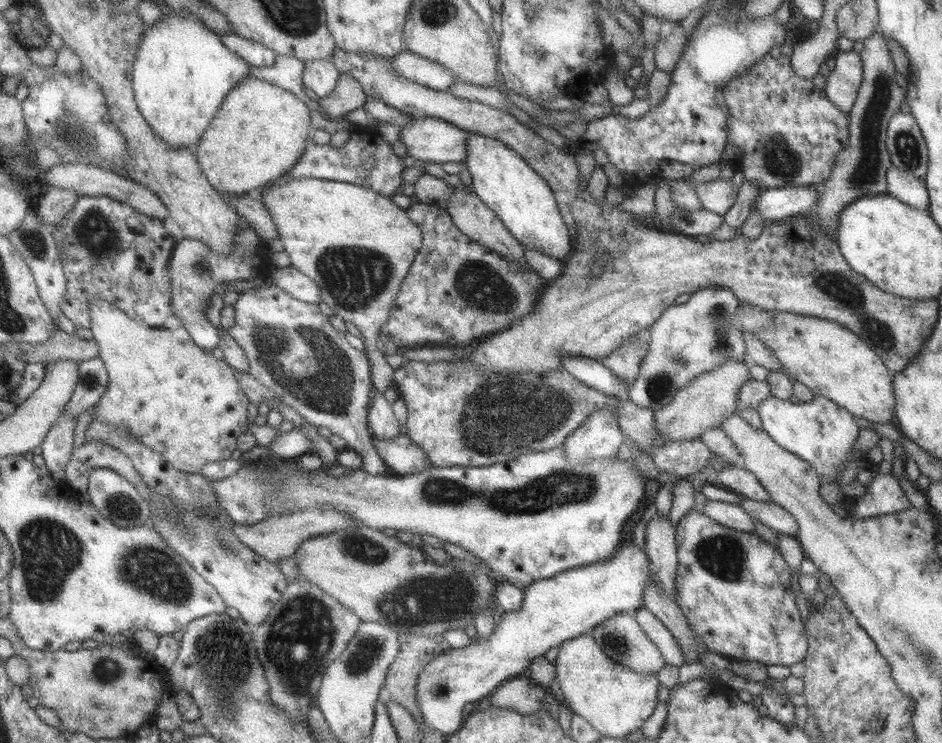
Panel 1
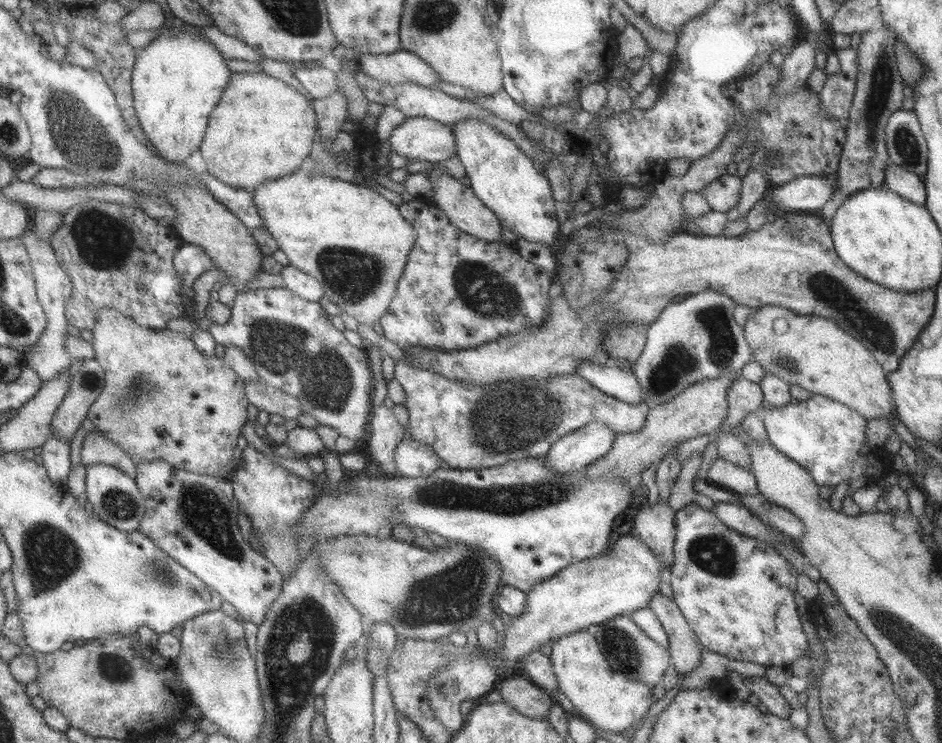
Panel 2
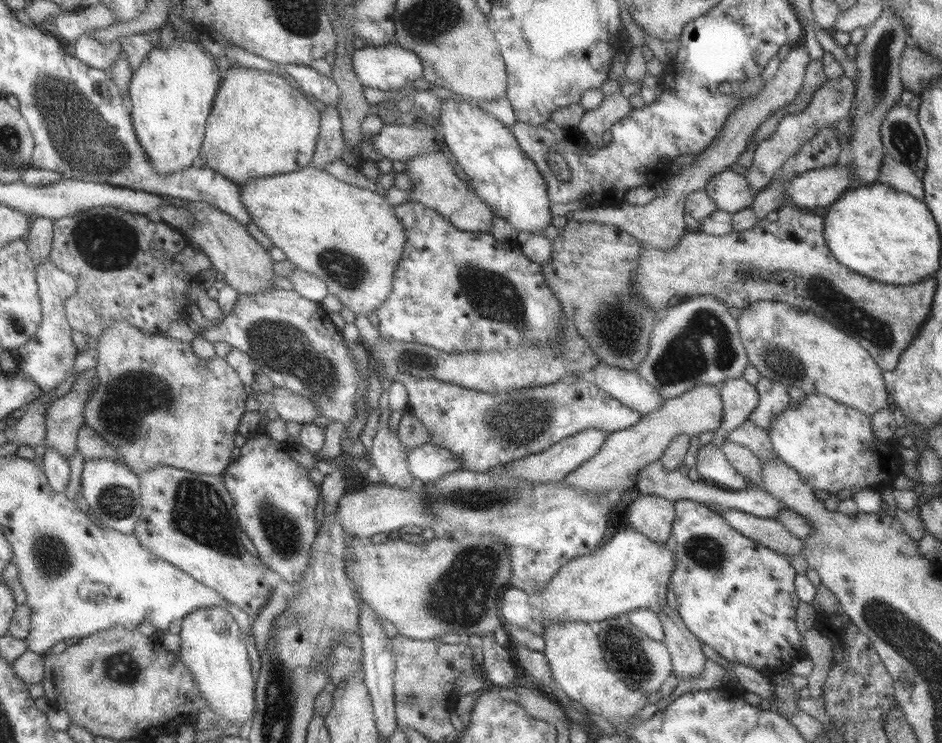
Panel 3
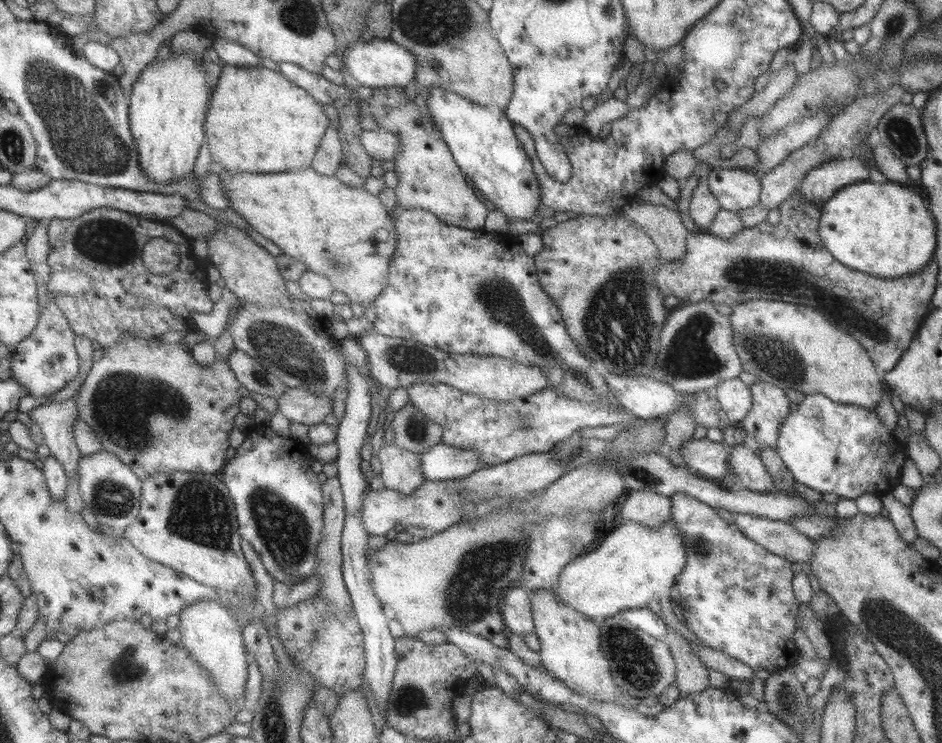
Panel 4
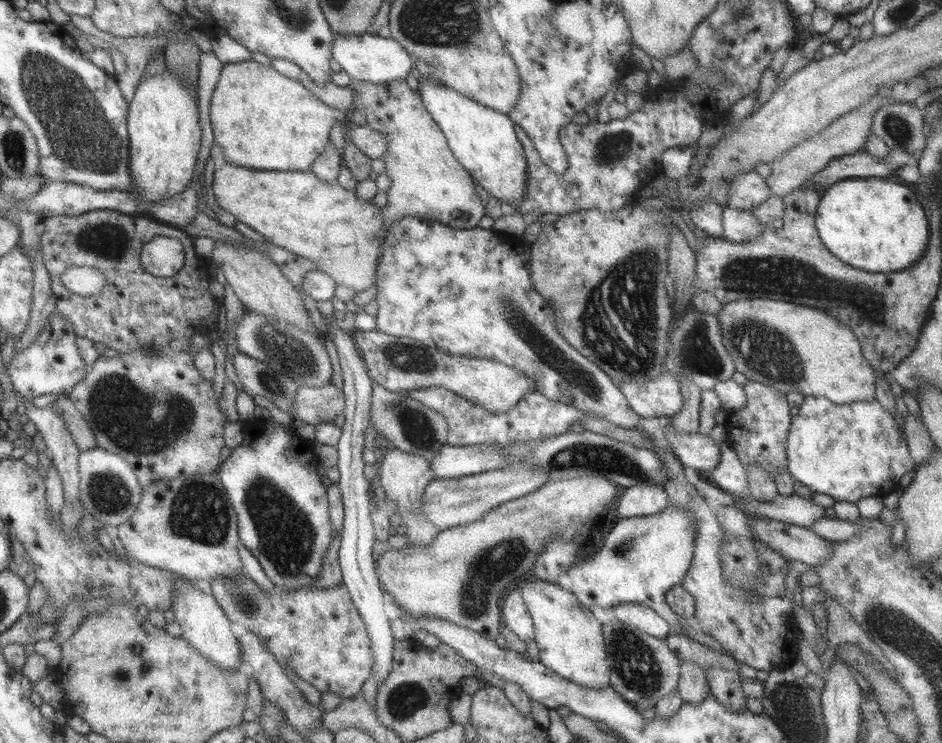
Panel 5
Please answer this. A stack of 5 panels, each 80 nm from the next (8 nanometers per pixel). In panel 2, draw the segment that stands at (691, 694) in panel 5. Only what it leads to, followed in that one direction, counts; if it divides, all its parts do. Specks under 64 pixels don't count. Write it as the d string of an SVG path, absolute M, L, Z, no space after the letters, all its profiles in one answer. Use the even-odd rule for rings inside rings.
M658 592L648 606L661 623L668 638L670 665L678 674L686 674L699 666L704 646L696 639L678 606Z

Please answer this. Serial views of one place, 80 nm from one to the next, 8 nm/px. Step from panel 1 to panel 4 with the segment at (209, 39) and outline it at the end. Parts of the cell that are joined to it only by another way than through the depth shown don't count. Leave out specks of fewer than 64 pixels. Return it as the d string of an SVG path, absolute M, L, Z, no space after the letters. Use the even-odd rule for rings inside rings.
M186 54L163 61L155 58L134 80L127 102L129 130L137 149L140 171L155 184L165 186L192 172L197 150L206 140L205 103L210 94L202 65Z

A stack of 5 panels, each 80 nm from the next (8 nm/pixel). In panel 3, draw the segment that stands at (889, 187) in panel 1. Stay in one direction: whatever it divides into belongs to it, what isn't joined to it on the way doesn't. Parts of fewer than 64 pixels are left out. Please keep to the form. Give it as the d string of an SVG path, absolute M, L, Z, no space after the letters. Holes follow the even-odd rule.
M883 153L878 172L881 184L889 185L891 188L906 192L913 198L923 201L922 180L915 176L913 170L902 162L897 162L890 154Z

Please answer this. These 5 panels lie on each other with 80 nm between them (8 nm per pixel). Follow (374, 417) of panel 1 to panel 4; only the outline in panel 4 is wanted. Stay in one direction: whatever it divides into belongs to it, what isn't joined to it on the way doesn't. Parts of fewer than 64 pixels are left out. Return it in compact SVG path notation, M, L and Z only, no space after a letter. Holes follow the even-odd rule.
M383 442L378 459L381 467L379 476L387 490L409 496L424 481L418 456L393 442Z

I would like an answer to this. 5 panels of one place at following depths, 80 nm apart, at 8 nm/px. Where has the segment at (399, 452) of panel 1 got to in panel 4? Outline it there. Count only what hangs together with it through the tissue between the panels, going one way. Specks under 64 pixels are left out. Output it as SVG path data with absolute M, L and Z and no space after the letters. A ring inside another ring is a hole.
M439 443L417 454L422 475L428 481L450 481L465 478L480 467L475 451Z

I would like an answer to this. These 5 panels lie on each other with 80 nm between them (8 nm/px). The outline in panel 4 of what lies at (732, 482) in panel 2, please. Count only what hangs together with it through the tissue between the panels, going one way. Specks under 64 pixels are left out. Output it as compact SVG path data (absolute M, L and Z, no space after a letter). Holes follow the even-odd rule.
M691 437L680 446L684 466L694 474L699 473L713 481L719 480L728 471L727 456L729 452L729 446L711 441L707 437Z

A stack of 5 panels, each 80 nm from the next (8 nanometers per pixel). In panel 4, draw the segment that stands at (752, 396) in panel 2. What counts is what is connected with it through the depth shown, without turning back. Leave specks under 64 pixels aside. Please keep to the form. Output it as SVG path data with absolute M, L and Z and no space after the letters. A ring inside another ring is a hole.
M737 377L720 382L713 388L712 393L725 411L730 425L736 426L751 408L751 393Z

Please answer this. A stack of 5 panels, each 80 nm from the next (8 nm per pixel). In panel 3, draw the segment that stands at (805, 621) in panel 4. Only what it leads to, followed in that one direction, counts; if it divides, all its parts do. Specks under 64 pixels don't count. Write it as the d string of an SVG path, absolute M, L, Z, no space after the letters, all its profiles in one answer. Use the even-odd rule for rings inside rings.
M809 628L804 632L803 641L806 655L814 664L810 675L807 677L808 684L806 687L810 692L811 698L817 698L819 694L822 694L821 686L824 685L830 666L832 665L831 641L814 628Z

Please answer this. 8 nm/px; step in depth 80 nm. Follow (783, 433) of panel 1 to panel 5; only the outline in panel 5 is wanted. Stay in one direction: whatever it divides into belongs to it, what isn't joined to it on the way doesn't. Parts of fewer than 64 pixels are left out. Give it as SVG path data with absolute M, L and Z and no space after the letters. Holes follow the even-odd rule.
M804 396L802 403L798 408L797 415L790 419L789 430L786 438L786 453L786 471L789 472L794 480L797 480L797 482L803 486L807 486L807 488L813 492L819 492L819 494L827 494L827 496L831 496L834 502L855 503L859 501L860 498L865 498L866 496L884 497L890 492L897 490L901 476L906 472L909 472L909 470L913 468L914 464L914 460L909 454L904 431L899 430L897 423L895 423L895 420L893 419L893 415L886 408L883 408L875 398L871 400L853 401L847 404L833 404L833 402L827 400L824 396Z

